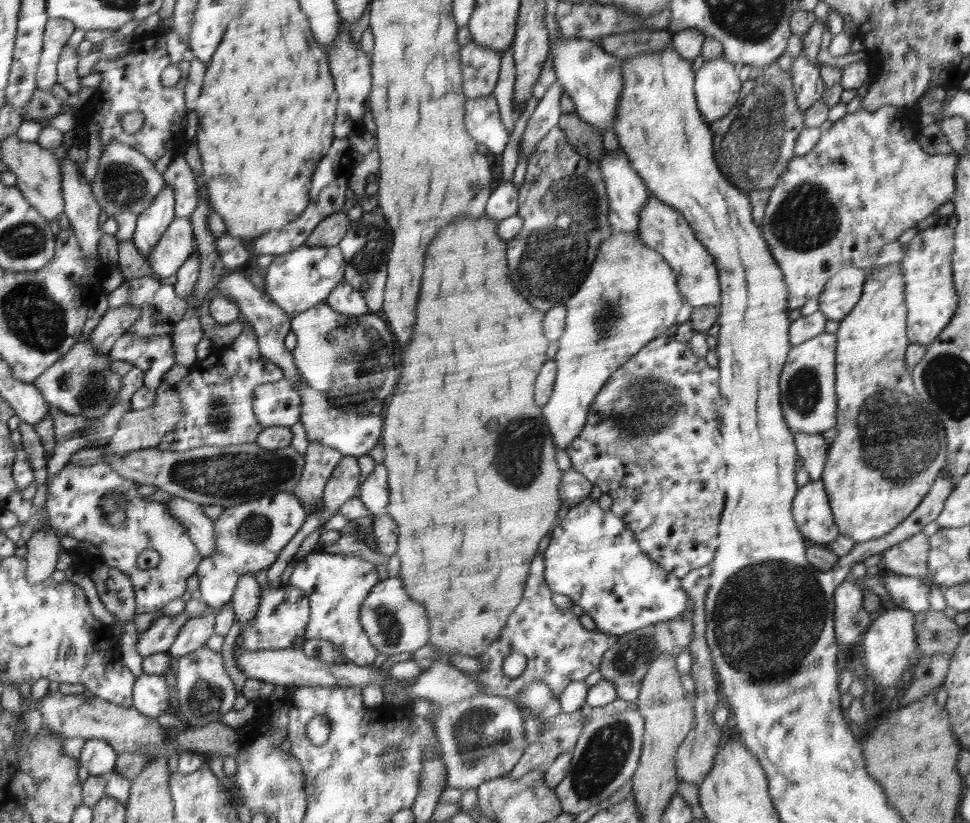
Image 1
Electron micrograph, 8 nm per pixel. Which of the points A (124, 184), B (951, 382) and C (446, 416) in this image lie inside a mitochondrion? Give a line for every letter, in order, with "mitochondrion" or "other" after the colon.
A: mitochondrion
B: mitochondrion
C: other

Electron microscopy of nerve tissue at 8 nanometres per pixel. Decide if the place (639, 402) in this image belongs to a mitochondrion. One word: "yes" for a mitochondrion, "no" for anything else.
yes

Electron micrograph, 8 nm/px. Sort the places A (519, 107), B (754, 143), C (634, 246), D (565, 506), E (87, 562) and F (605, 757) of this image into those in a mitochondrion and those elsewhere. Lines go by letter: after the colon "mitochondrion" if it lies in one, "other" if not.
A: other
B: mitochondrion
C: other
D: other
E: other
F: mitochondrion

